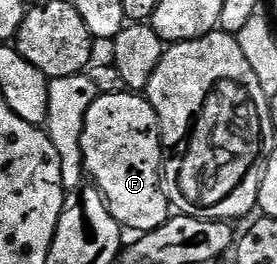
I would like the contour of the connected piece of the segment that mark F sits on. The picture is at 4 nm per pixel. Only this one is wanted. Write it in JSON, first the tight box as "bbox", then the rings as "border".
{"bbox":[80,89,172,232],"border":[[[129,89],[99,93],[84,117],[80,146],[85,174],[106,199],[112,217],[127,232],[151,231],[172,214],[164,190],[164,144],[156,109],[145,94]]]}

